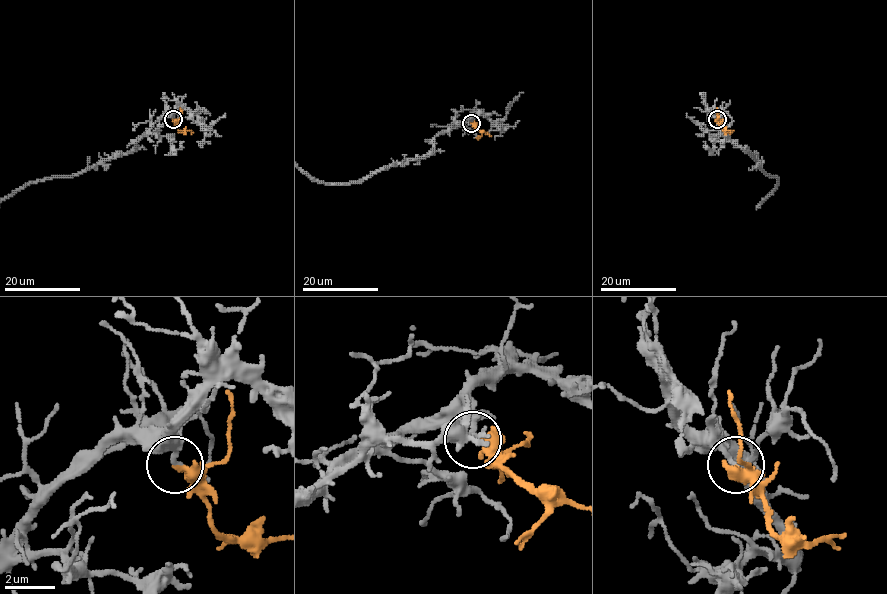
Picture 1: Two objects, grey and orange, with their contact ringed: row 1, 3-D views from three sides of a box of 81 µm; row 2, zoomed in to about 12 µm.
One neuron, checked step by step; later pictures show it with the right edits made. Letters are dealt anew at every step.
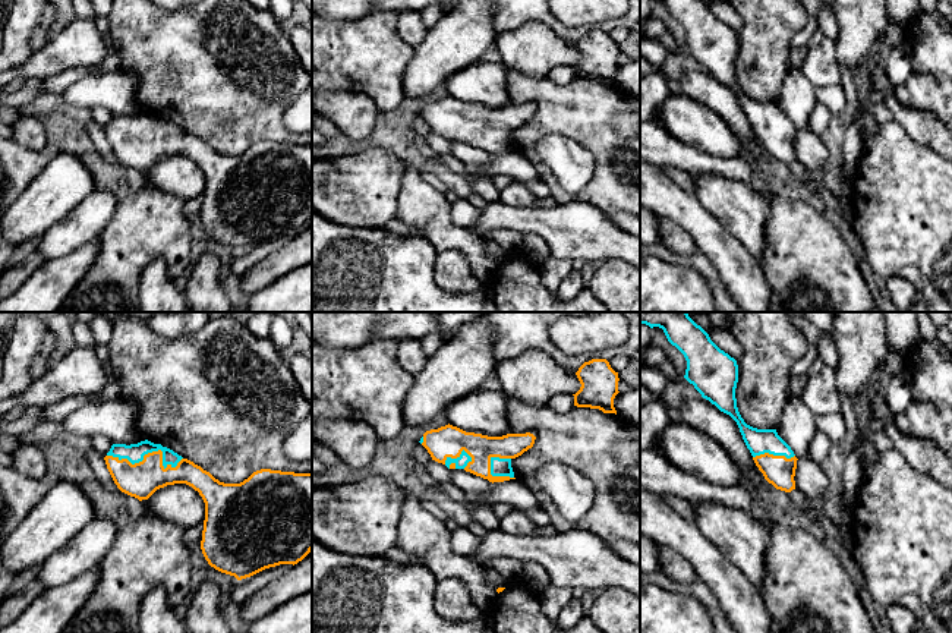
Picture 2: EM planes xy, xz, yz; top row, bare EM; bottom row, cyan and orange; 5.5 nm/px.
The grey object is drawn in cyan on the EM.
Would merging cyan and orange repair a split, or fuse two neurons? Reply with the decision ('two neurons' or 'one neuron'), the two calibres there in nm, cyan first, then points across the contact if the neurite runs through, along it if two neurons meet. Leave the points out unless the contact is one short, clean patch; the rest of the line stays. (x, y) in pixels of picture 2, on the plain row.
one neuron | 100/190 nm

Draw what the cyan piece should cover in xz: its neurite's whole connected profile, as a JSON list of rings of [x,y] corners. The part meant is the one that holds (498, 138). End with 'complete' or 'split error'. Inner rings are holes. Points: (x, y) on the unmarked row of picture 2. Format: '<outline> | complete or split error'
[[[448,95],[426,103],[419,114],[432,132],[448,141],[464,141],[494,155],[516,151],[511,132],[532,120],[535,111],[530,104],[488,108]]] | split error

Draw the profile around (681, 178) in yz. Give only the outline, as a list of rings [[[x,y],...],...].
[[[662,167],[662,171],[684,190],[694,193],[696,183],[690,173],[675,167]]]

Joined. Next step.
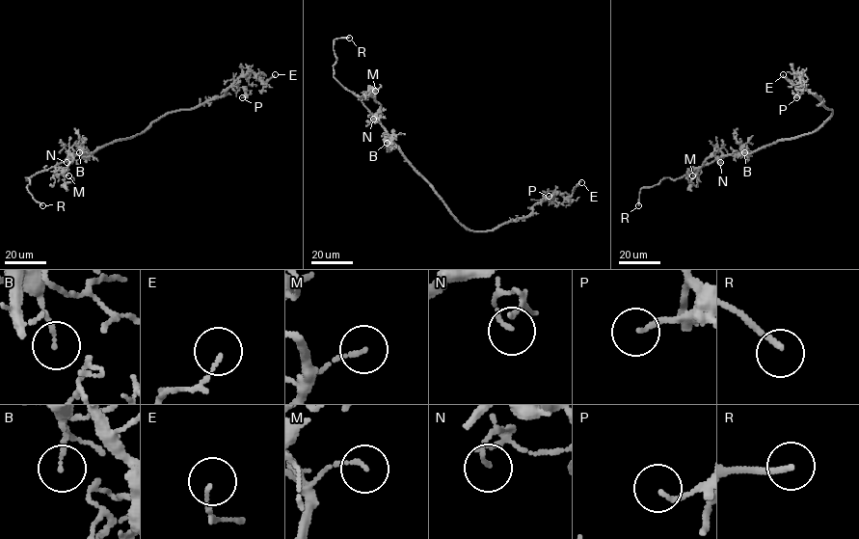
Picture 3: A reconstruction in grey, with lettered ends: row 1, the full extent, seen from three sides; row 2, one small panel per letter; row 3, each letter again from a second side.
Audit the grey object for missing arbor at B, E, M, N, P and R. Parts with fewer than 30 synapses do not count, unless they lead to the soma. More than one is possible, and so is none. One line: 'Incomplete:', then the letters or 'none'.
Incomplete: R

